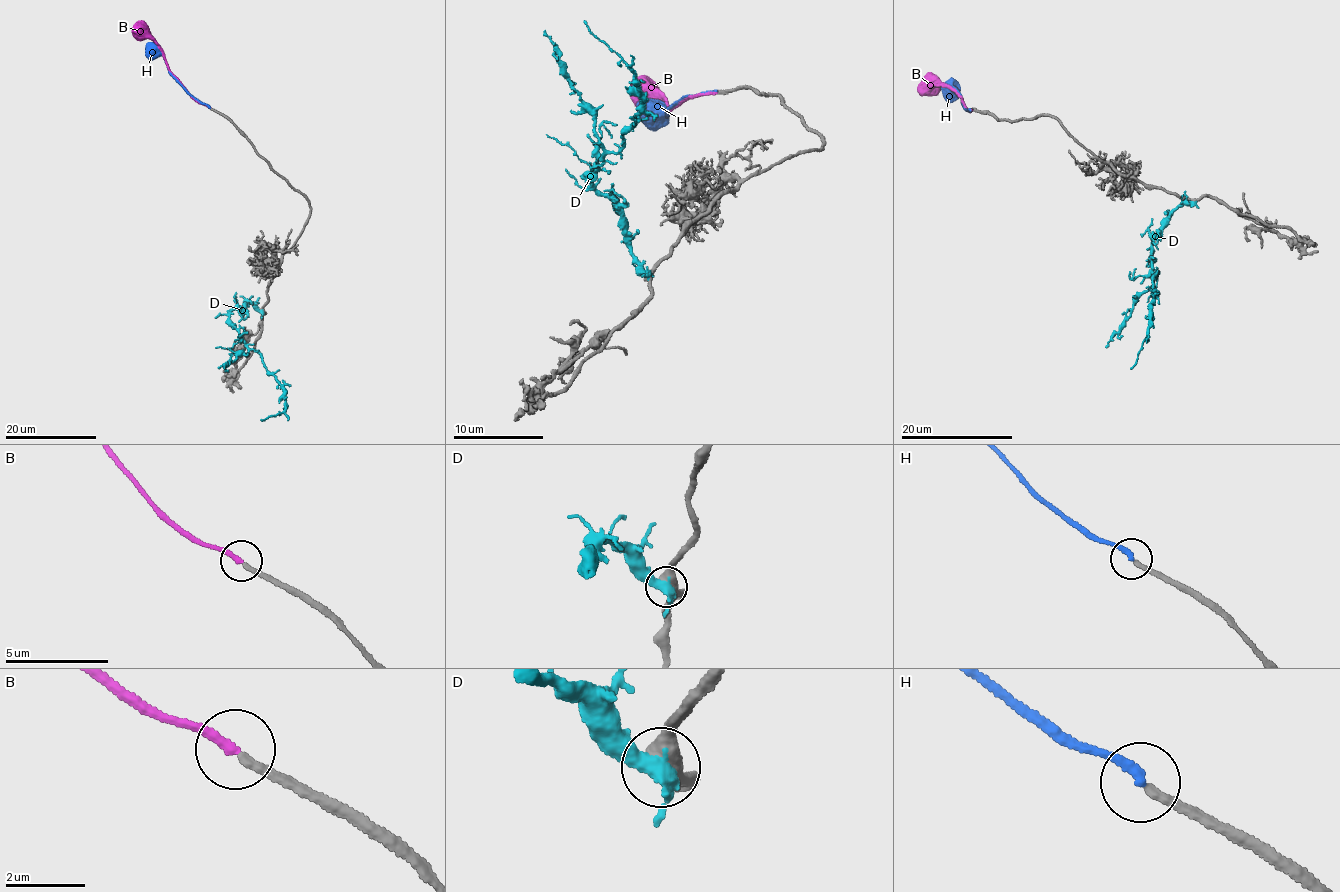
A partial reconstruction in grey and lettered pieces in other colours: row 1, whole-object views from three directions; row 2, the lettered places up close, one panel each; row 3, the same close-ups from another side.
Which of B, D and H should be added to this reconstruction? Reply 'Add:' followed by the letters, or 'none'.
Add: H

